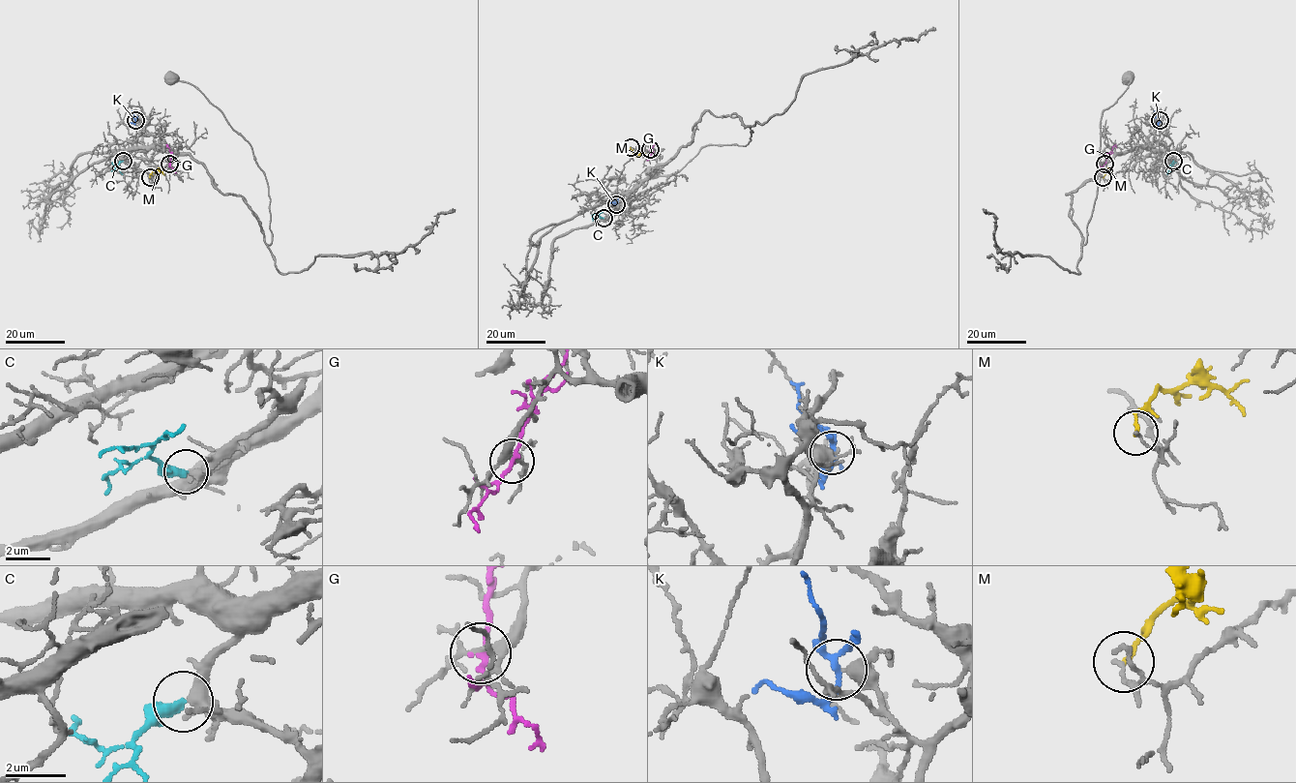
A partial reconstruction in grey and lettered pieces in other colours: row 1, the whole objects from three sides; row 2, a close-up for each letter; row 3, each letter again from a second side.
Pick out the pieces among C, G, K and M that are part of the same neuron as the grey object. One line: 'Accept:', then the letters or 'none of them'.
Accept: C

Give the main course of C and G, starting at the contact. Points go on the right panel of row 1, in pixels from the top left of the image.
C: (1173, 161), (1166, 174)
G: (1104, 164), (1114, 145), (1115, 148)

